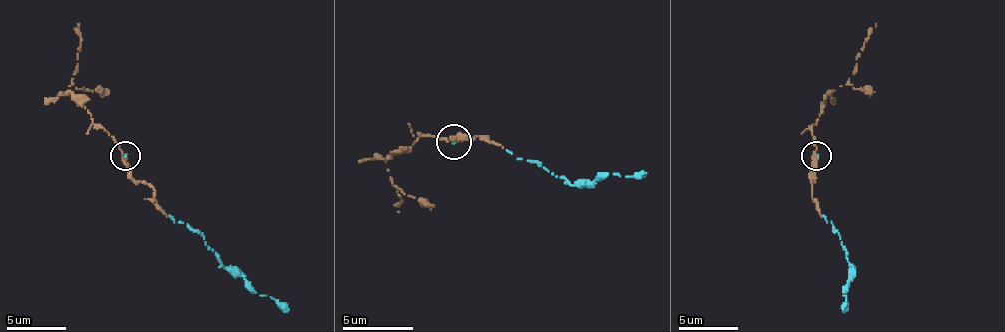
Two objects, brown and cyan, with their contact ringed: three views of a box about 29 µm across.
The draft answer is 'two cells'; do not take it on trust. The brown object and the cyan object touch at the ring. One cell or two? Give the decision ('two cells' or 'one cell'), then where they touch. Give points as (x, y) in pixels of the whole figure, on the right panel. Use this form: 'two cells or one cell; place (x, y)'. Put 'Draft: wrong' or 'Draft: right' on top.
Draft: wrong
one cell; place (816, 156)

